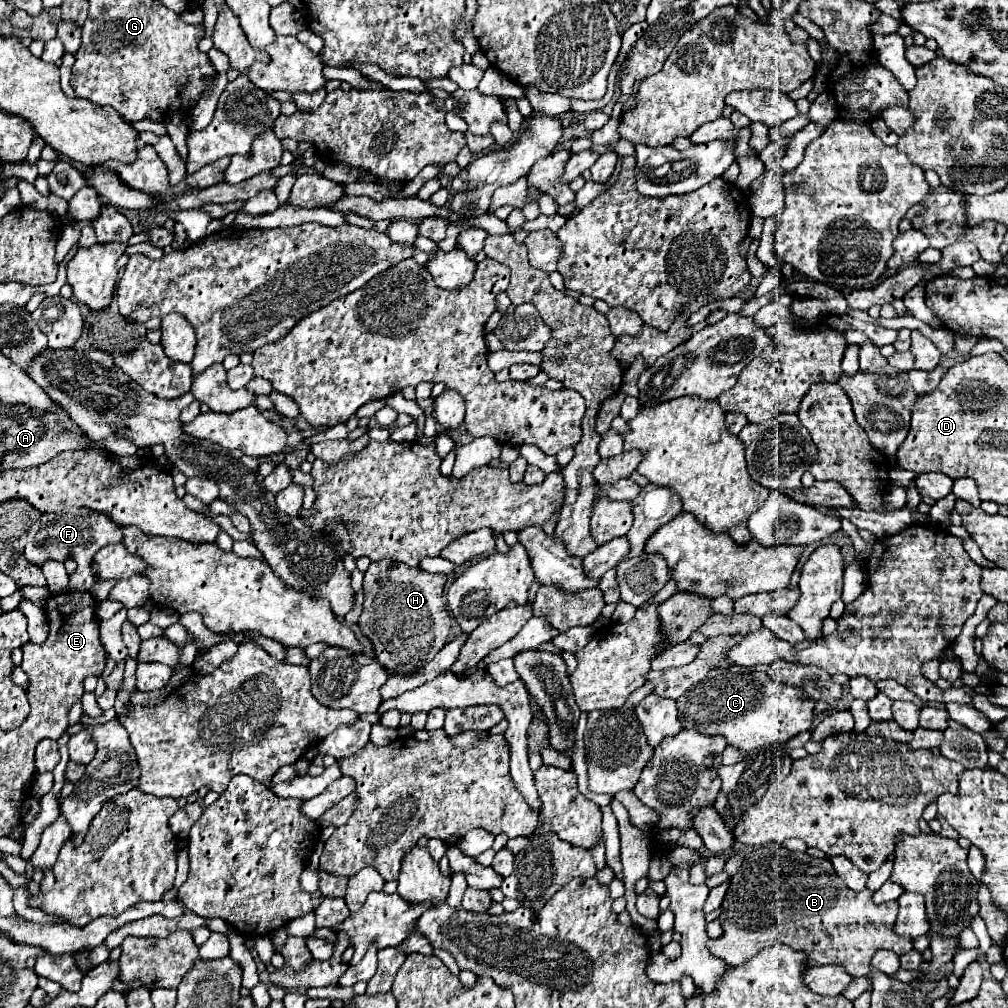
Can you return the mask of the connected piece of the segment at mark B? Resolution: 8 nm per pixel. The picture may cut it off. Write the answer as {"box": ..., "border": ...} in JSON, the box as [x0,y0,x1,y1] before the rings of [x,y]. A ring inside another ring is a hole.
{"box":[707,845,913,977],"border":[[[765,845],[759,849],[753,849],[747,853],[743,865],[731,879],[729,891],[725,895],[725,913],[719,917],[723,921],[723,935],[717,939],[707,941],[707,949],[713,957],[723,959],[727,965],[735,967],[743,961],[755,957],[761,949],[787,943],[795,949],[803,949],[809,957],[809,965],[843,965],[851,975],[863,977],[869,971],[869,963],[873,953],[879,949],[895,951],[897,955],[903,955],[913,949],[911,939],[901,939],[893,931],[893,923],[897,917],[897,901],[875,905],[871,901],[871,891],[851,891],[835,877],[835,871],[831,867],[829,859],[815,859],[807,853],[793,853],[785,849],[783,845]]]}

